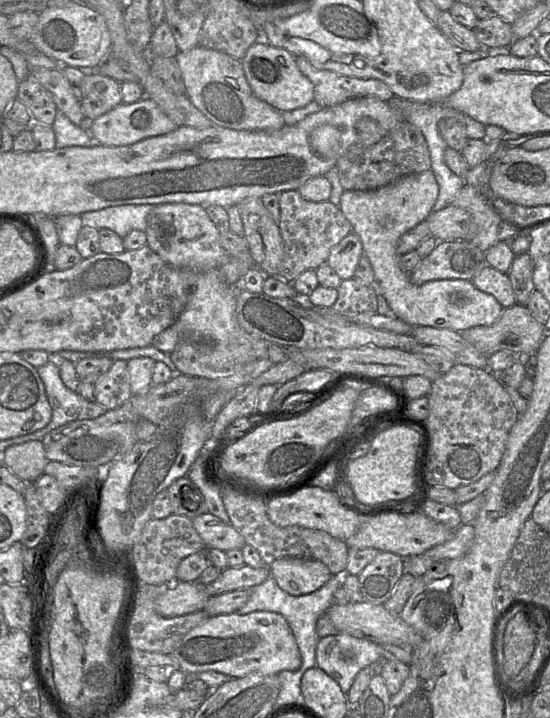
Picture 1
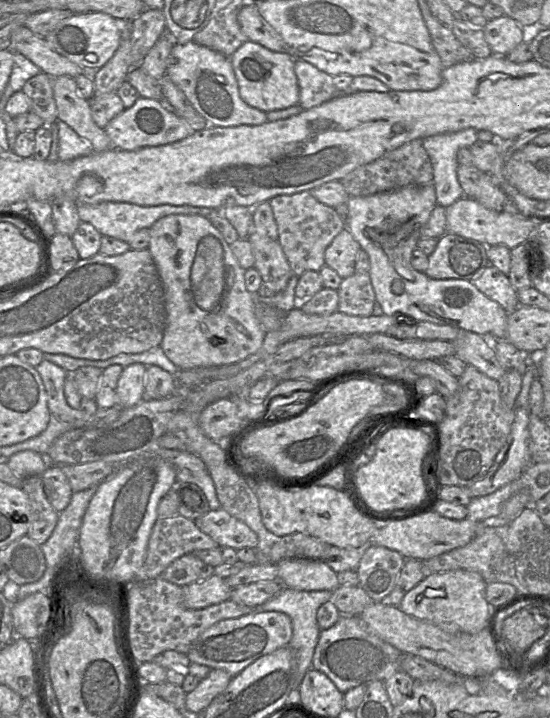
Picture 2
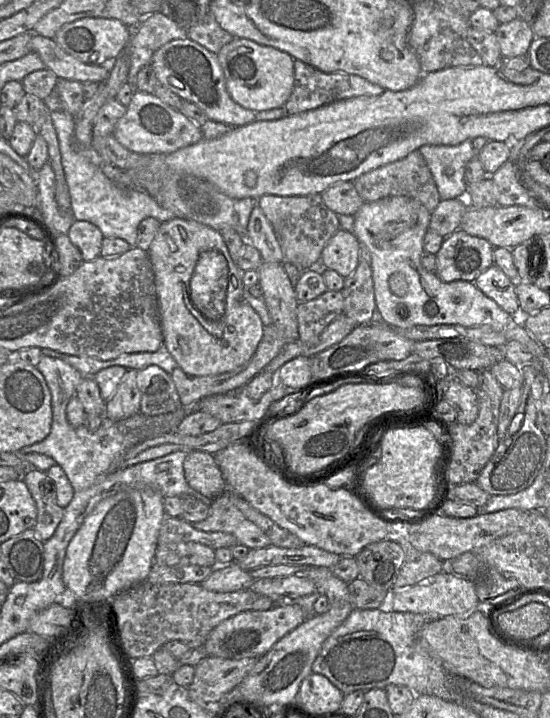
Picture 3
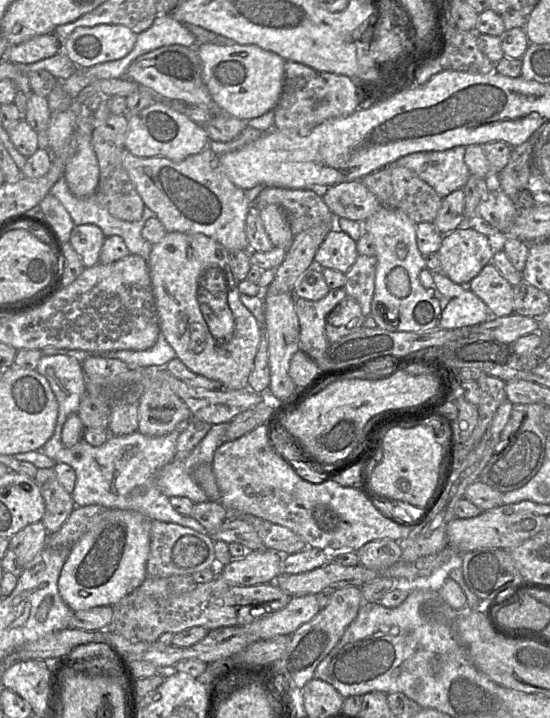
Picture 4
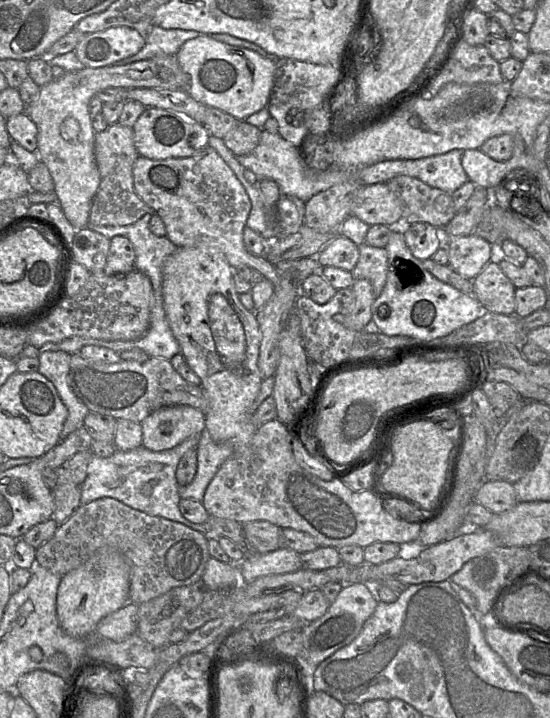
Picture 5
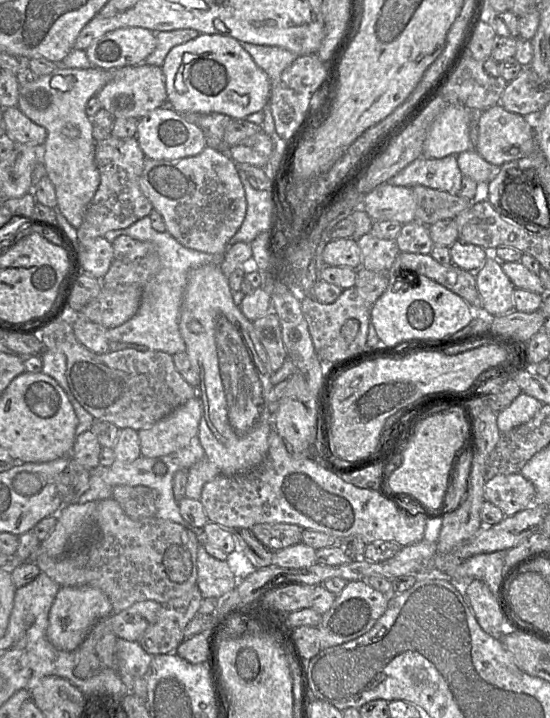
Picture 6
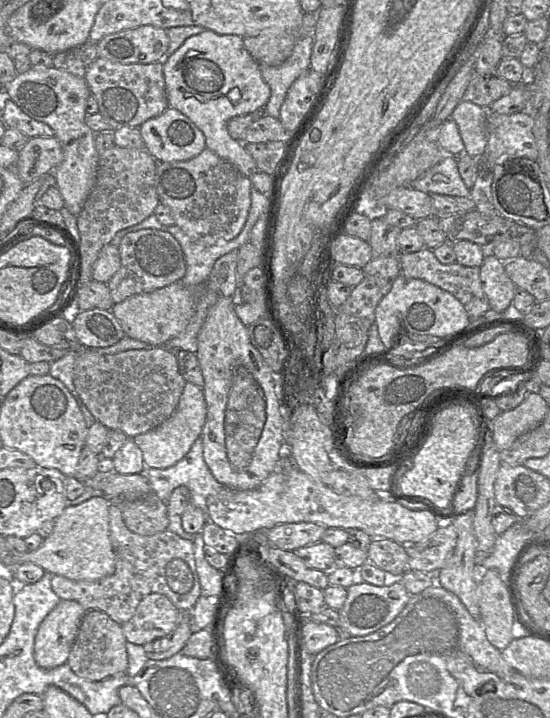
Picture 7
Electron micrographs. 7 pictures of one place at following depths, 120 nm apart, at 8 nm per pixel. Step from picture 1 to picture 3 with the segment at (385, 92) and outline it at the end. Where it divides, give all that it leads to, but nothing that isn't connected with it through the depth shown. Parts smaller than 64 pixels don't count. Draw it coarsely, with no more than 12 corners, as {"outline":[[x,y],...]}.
{"outline":[[294,60],[289,115],[385,89]]}

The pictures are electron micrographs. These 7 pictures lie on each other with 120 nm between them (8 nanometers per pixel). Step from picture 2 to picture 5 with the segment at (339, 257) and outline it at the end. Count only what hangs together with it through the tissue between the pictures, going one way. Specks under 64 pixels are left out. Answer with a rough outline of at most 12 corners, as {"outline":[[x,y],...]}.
{"outline":[[337,234],[317,255],[317,261],[352,271],[359,246]]}

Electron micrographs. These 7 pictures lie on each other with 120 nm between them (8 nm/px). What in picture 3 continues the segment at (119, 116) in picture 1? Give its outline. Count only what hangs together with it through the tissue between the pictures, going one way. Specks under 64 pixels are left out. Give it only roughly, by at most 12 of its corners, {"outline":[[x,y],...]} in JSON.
{"outline":[[135,91],[114,129],[141,154],[169,154],[203,139],[200,125]]}

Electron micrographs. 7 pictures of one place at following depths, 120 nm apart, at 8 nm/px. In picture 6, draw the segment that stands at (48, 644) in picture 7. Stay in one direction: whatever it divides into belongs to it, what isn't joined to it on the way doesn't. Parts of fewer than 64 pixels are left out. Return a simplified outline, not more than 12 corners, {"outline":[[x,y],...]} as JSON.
{"outline":[[60,587],[47,639],[75,651],[111,614],[99,588]]}

